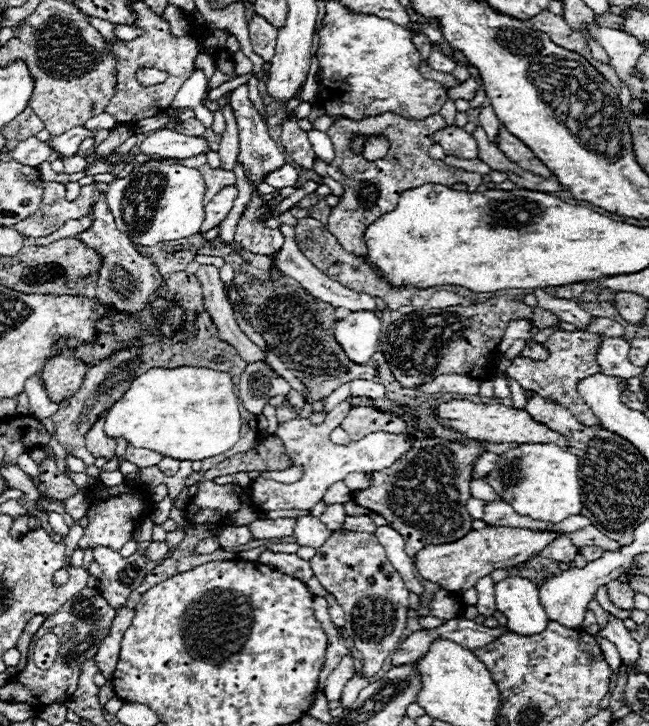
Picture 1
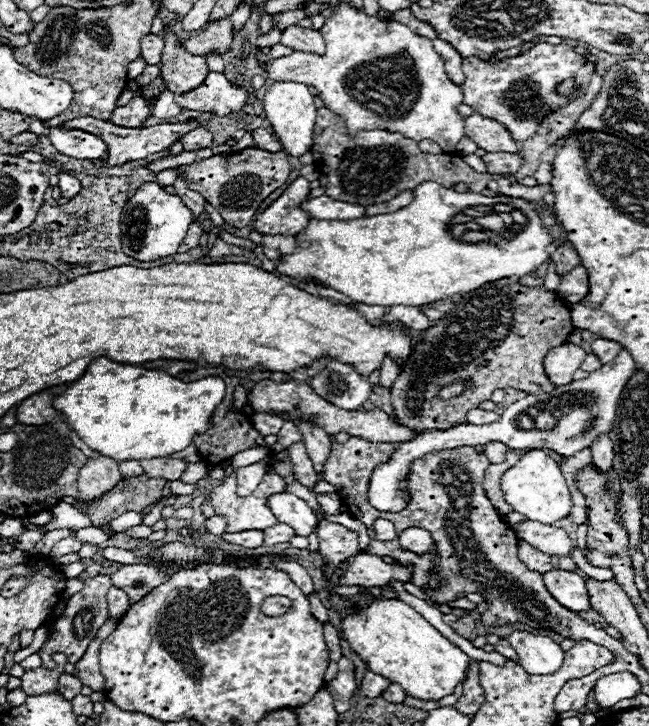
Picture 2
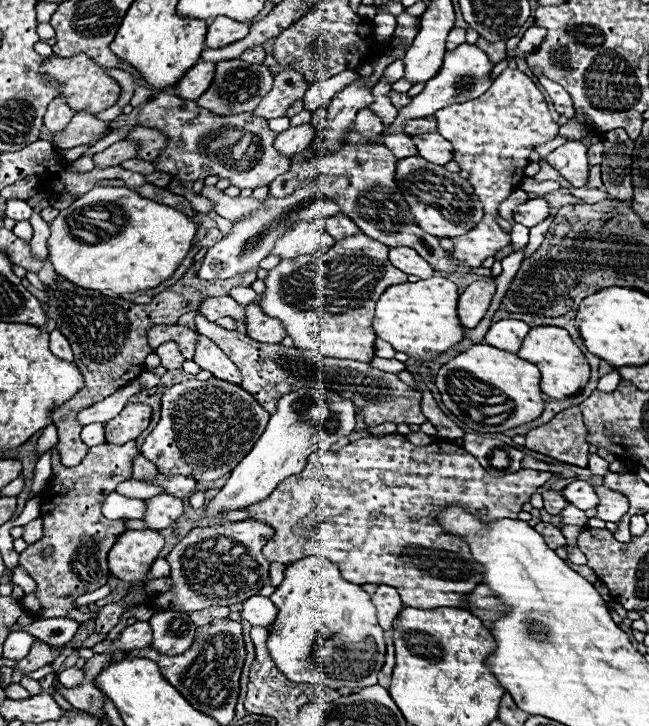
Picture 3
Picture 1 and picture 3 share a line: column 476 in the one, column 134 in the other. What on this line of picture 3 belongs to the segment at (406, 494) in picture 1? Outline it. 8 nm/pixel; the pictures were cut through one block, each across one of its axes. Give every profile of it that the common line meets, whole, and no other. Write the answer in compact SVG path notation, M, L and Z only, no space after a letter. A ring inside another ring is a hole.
M126 442L126 444L122 444L122 446L114 446L114 444L100 444L100 446L94 446L94 448L90 448L88 450L88 454L84 456L84 460L76 466L76 468L64 468L62 464L60 464L60 458L58 458L58 454L56 454L56 448L54 448L54 454L52 454L52 480L50 480L50 486L48 486L48 490L44 492L44 498L42 498L42 506L40 506L40 510L42 510L42 518L44 518L44 538L42 540L38 540L38 542L34 542L34 544L30 544L24 552L20 552L20 564L18 566L22 566L34 580L36 580L36 592L32 592L32 594L24 594L24 598L20 600L20 604L22 604L22 608L26 610L26 614L28 616L32 616L34 620L48 620L48 618L60 618L60 600L62 598L70 598L70 596L82 596L82 594L86 594L86 592L94 592L94 590L98 590L100 586L104 586L106 582L108 582L108 576L110 576L110 572L108 572L108 564L106 564L106 554L108 554L108 550L110 550L110 546L116 542L116 538L126 530L126 526L124 526L124 522L122 520L106 520L104 516L102 516L102 500L120 484L120 482L124 482L124 480L130 480L132 478L132 460L138 456L140 452L138 452L138 448L136 448L136 444L134 442ZM46 548L52 548L52 554L50 556L42 556L42 552L46 550Z

